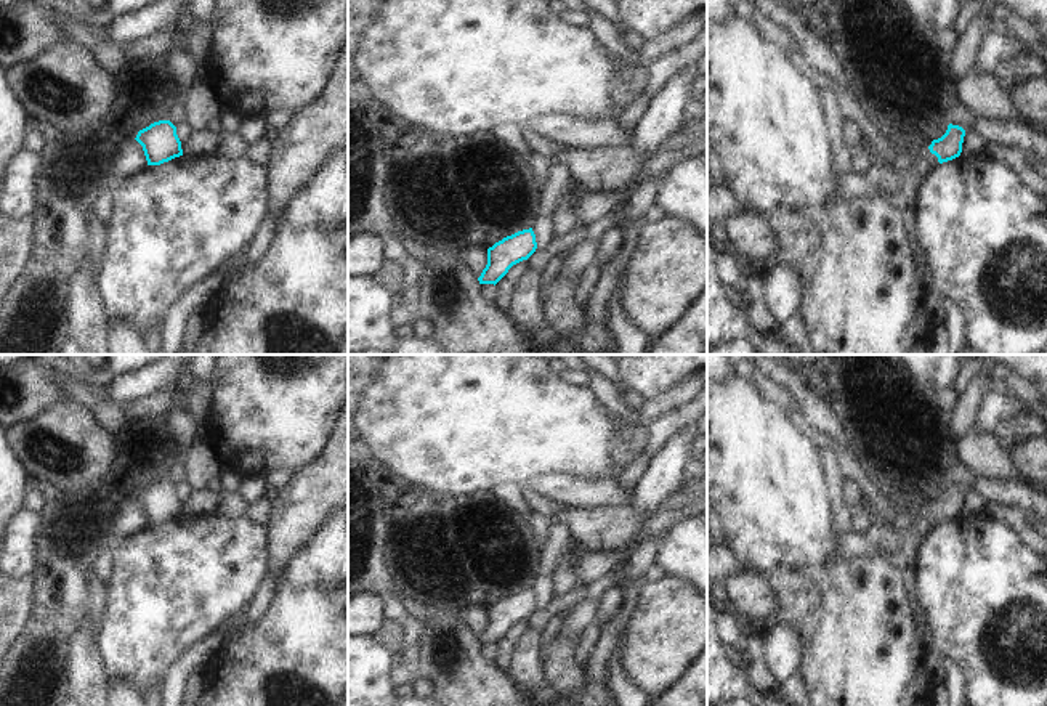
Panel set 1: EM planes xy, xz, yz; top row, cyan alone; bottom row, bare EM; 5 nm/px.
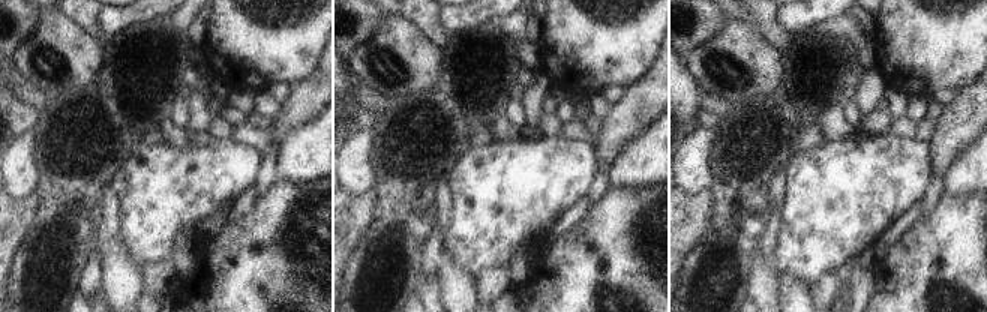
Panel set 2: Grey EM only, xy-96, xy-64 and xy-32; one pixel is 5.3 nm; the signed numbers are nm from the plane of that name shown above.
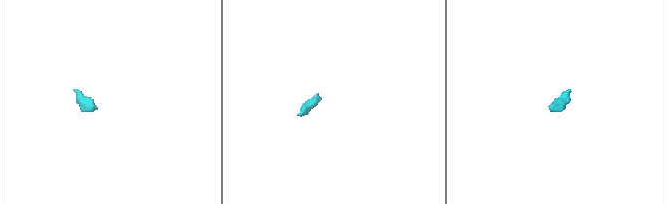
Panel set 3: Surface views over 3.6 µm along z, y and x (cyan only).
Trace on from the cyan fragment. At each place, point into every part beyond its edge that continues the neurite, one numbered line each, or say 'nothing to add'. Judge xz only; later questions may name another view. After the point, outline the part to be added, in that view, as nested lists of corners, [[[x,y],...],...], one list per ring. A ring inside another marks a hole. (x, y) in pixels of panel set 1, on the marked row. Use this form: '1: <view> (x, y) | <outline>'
nothing to add

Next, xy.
nothing to add

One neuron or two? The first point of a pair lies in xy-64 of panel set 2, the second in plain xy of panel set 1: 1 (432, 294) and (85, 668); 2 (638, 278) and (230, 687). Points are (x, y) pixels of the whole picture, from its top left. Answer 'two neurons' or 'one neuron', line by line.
1: one neuron
2: one neuron

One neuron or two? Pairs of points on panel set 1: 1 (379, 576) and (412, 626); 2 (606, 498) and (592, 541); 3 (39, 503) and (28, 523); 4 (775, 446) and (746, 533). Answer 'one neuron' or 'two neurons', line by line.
1: one neuron
2: two neurons
3: two neurons
4: one neuron

